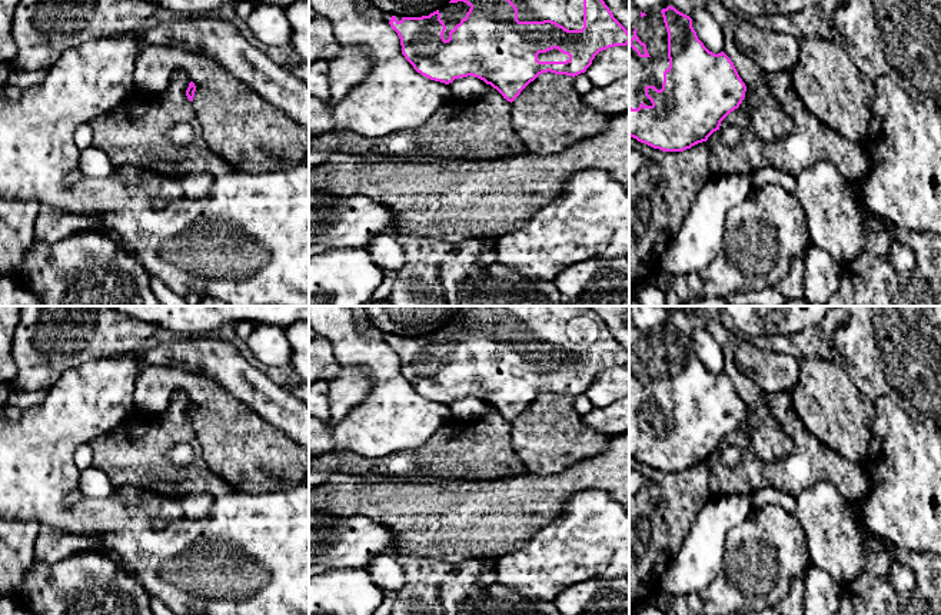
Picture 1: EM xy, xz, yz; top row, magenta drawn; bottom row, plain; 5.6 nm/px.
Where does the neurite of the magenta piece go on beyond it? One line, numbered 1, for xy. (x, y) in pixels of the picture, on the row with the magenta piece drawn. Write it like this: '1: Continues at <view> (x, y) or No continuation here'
1: No continuation here

